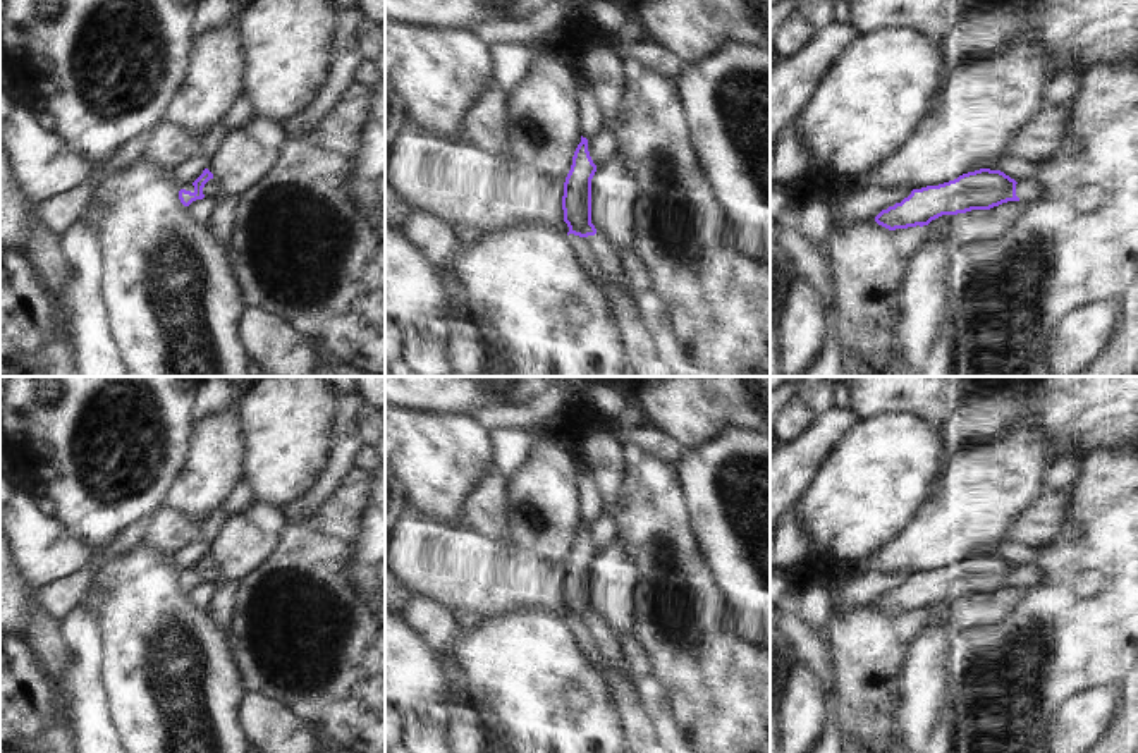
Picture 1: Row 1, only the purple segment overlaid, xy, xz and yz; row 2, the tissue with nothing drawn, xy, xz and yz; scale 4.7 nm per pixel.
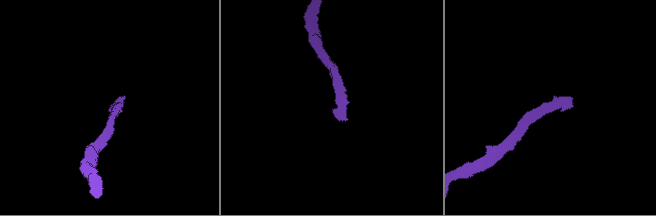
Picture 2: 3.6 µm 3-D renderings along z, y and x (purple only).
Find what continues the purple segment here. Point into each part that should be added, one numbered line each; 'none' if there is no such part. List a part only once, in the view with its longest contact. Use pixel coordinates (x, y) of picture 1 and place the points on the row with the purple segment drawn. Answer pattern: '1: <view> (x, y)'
1: xz (595, 248)

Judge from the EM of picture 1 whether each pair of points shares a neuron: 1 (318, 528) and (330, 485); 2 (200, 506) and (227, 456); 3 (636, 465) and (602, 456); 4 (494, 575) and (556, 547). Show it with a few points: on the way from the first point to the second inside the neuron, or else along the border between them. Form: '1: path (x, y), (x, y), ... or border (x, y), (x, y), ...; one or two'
1: border (353, 468), (313, 513), (299, 521), (293, 521); two
2: path (200, 494), (200, 487), (215, 468); one
3: border (623, 444), (623, 487), (614, 501); two
4: border (518, 545), (562, 568); two

